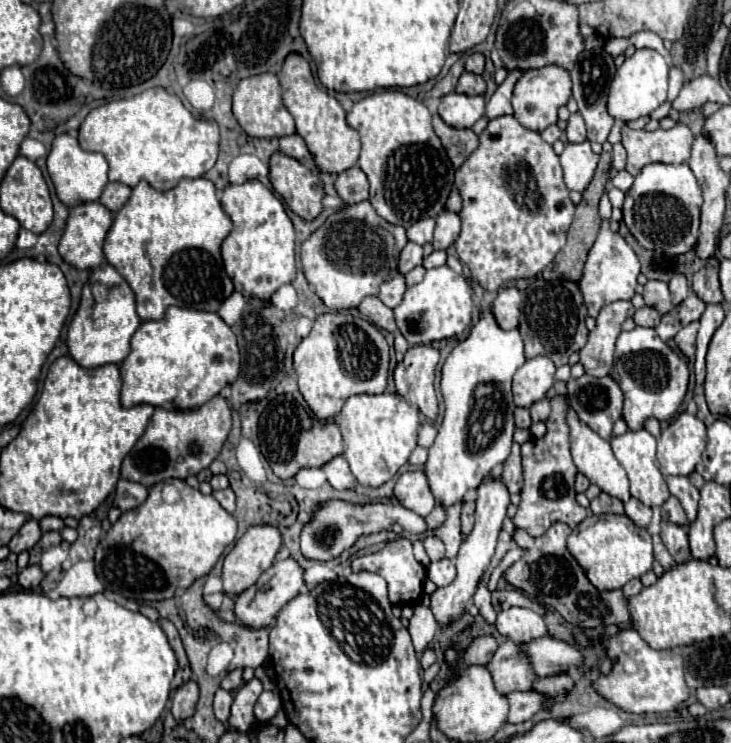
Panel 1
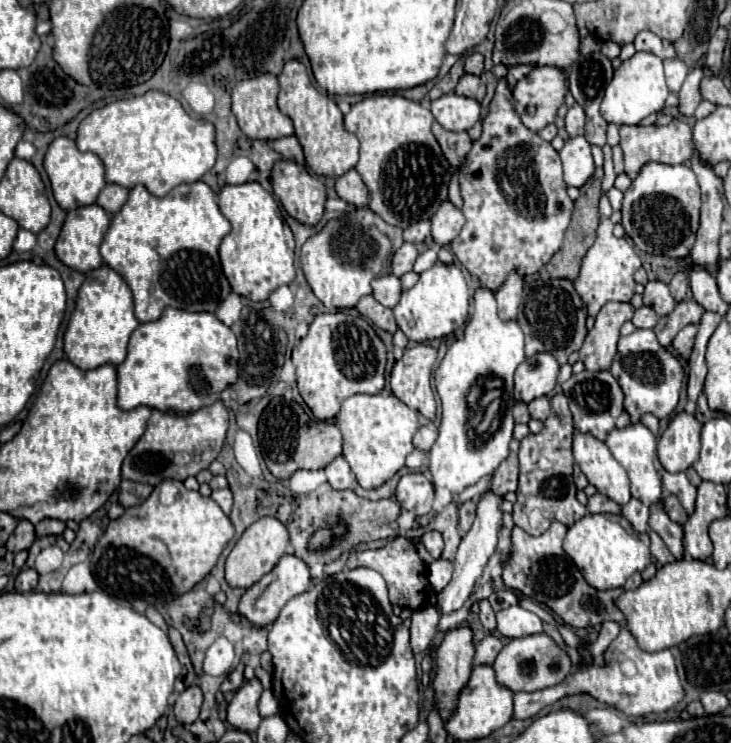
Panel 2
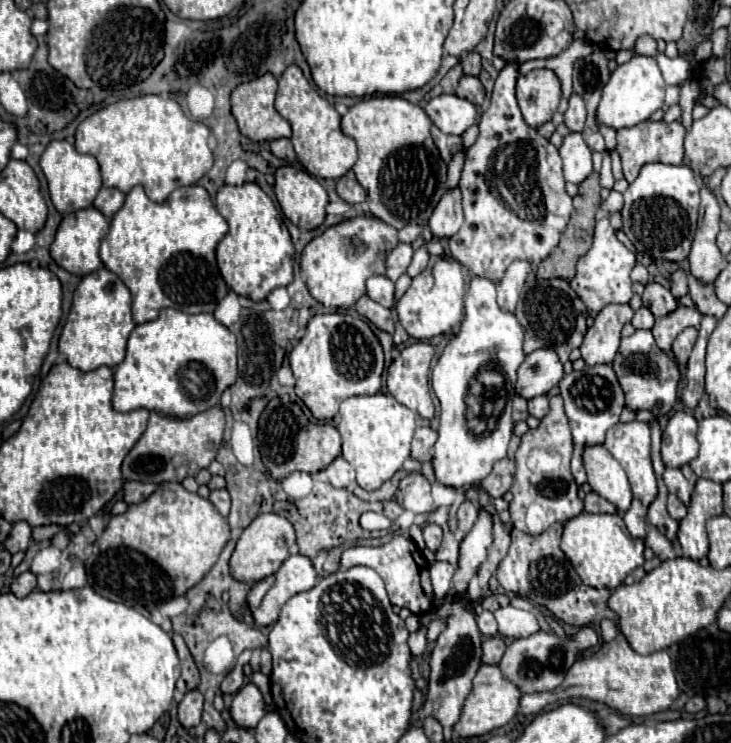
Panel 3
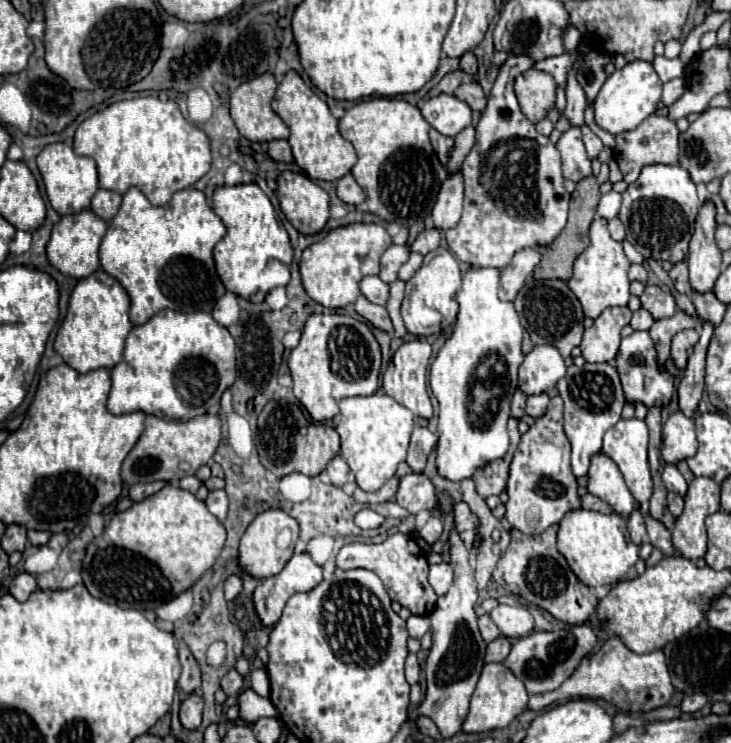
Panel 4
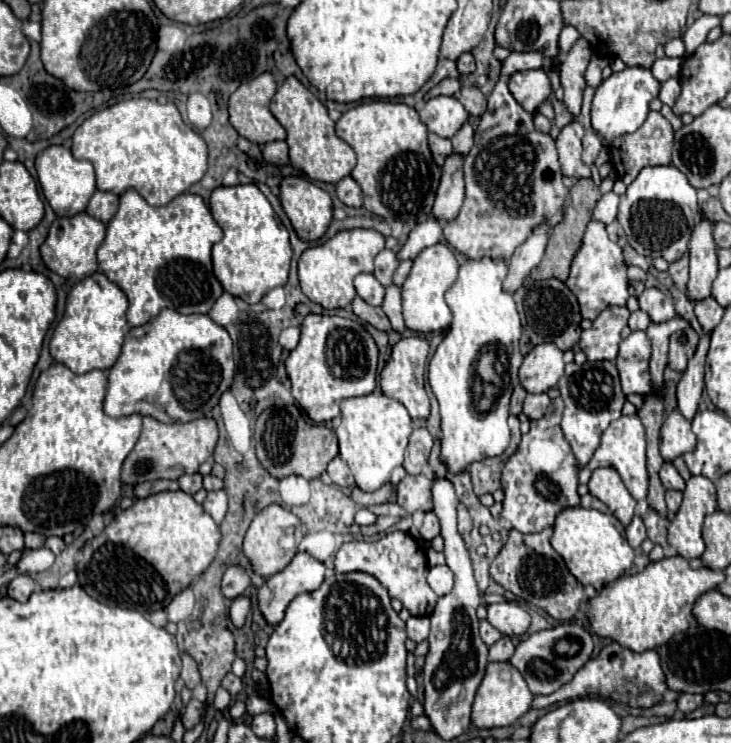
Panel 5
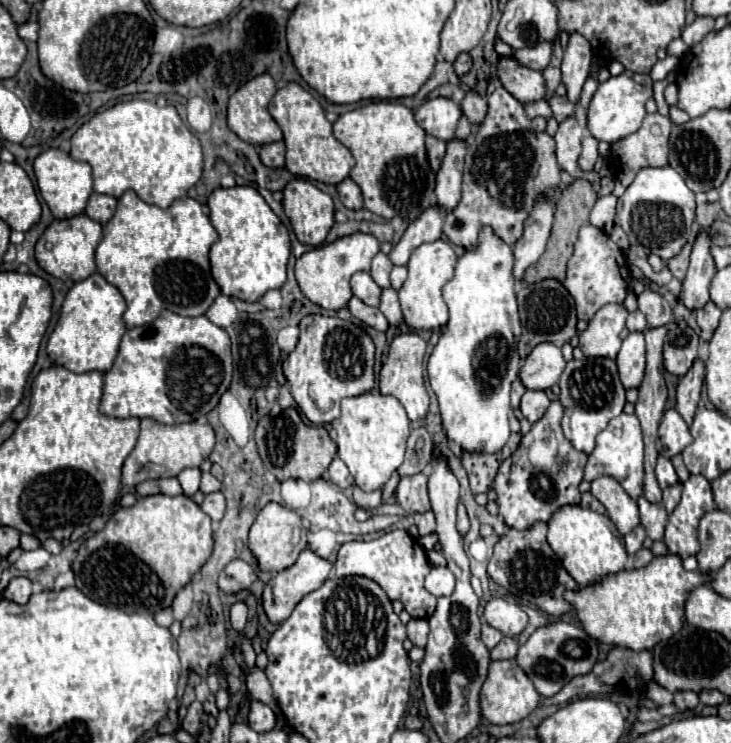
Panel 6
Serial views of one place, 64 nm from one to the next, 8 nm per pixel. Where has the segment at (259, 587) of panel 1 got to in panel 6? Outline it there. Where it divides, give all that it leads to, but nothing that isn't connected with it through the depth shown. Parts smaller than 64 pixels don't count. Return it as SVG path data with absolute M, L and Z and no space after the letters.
M308 548L302 550L300 556L298 556L298 560L296 560L290 568L286 568L286 570L274 574L274 576L270 578L270 582L264 586L262 606L264 606L264 612L266 612L268 620L270 620L272 624L284 622L284 620L290 616L290 610L294 610L294 606L296 606L306 594L310 594L312 590L318 590L318 588L326 582L328 574L330 574L330 568L332 568L332 566L330 566L328 560L316 556L316 554L314 554L312 550L308 550Z

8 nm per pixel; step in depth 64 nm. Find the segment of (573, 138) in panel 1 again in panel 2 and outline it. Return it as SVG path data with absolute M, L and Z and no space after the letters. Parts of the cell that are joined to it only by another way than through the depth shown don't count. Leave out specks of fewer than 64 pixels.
M574 104L574 108L570 108L566 114L566 132L570 138L584 134L584 120L586 120L586 114L582 106Z

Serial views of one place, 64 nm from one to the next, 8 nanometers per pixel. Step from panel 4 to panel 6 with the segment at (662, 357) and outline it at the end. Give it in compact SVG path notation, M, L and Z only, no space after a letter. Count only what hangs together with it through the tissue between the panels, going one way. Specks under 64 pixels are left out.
M674 322L660 326L660 328L646 328L644 336L646 336L646 376L642 386L638 388L640 396L636 402L636 416L642 424L644 430L644 444L646 444L646 462L644 462L644 470L646 470L646 478L644 478L644 498L652 504L660 504L662 502L662 490L658 486L658 480L654 476L654 468L656 468L656 460L658 460L658 450L656 450L656 438L658 438L658 426L660 420L664 416L664 404L666 404L666 384L664 384L664 364L662 364L662 348L664 348L664 338L668 334L668 330L674 328Z

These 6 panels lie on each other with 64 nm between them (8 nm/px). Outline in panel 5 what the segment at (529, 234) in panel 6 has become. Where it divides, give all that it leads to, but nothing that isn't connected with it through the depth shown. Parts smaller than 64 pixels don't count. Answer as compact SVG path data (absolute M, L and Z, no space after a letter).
M540 224L534 228L532 236L522 246L518 246L514 256L510 258L508 276L504 278L504 284L502 284L502 288L506 292L514 294L522 286L522 282L530 274L530 270L538 266L538 262L544 256L548 234L550 234L550 228L546 224Z

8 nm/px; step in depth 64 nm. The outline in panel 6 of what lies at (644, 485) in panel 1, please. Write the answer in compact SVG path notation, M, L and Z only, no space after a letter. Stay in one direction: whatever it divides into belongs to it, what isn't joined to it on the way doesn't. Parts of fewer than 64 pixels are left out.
M620 414L618 418L614 418L606 430L602 430L598 434L596 440L596 448L594 452L588 456L588 464L584 468L584 480L592 482L598 476L612 476L616 478L622 488L636 500L642 496L642 488L644 488L644 442L642 442L642 430L640 430L640 422L634 414Z

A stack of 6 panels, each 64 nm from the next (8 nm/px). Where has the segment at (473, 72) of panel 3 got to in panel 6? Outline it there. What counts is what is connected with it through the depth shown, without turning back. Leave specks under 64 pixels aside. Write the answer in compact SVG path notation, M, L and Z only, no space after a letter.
M460 54L458 58L456 58L456 62L454 62L454 70L456 70L456 74L458 76L464 76L468 70L472 68L472 58L470 58L470 54Z

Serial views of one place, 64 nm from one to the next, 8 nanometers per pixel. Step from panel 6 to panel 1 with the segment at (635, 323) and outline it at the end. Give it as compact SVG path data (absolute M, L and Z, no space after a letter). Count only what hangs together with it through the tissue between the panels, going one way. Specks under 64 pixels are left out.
M644 306L644 308L636 310L636 314L634 314L634 322L638 326L650 326L650 328L658 326L660 318L662 318L662 314L658 310L654 310L652 306Z

